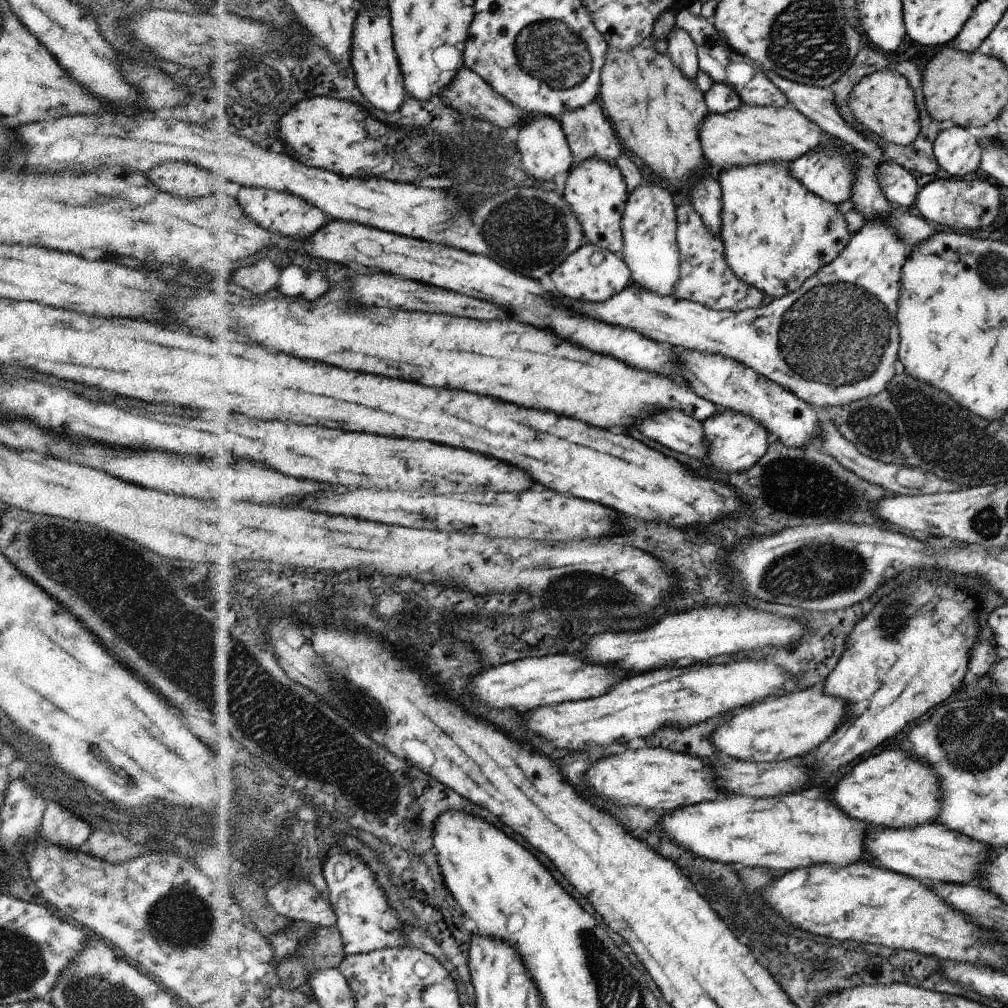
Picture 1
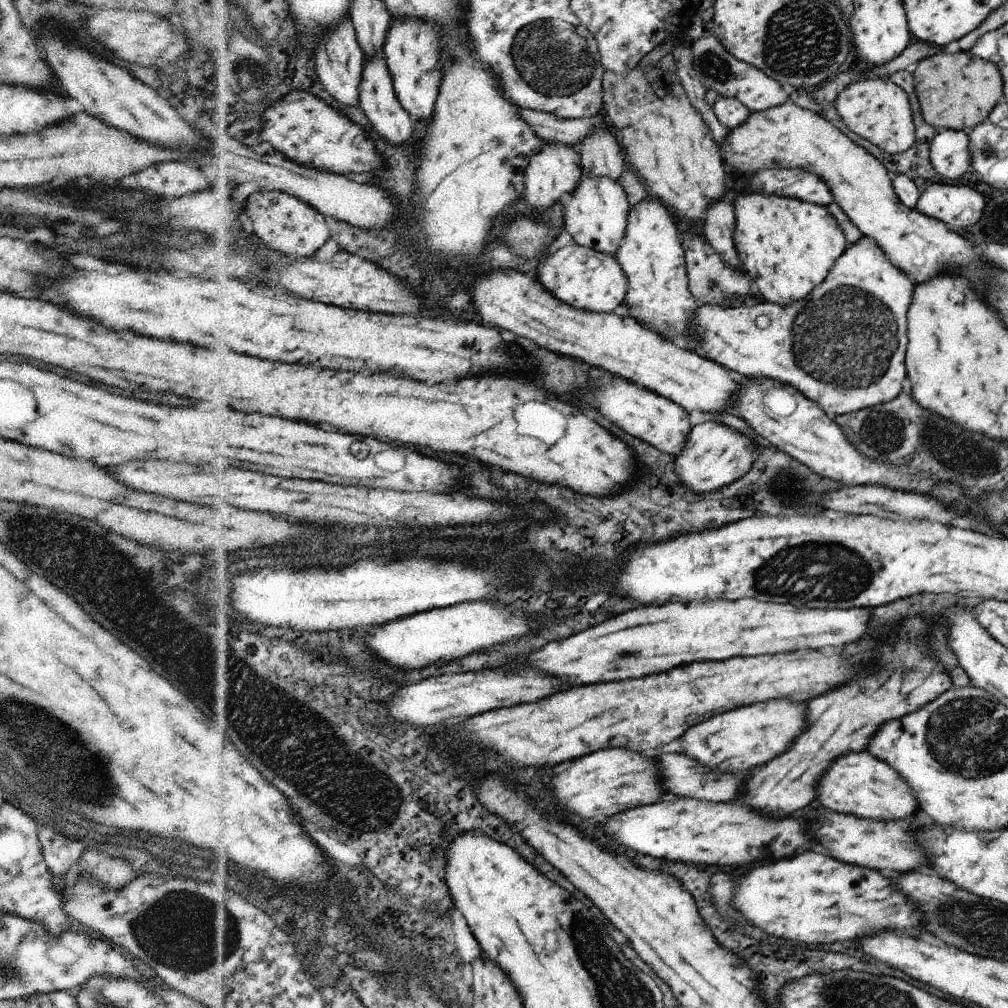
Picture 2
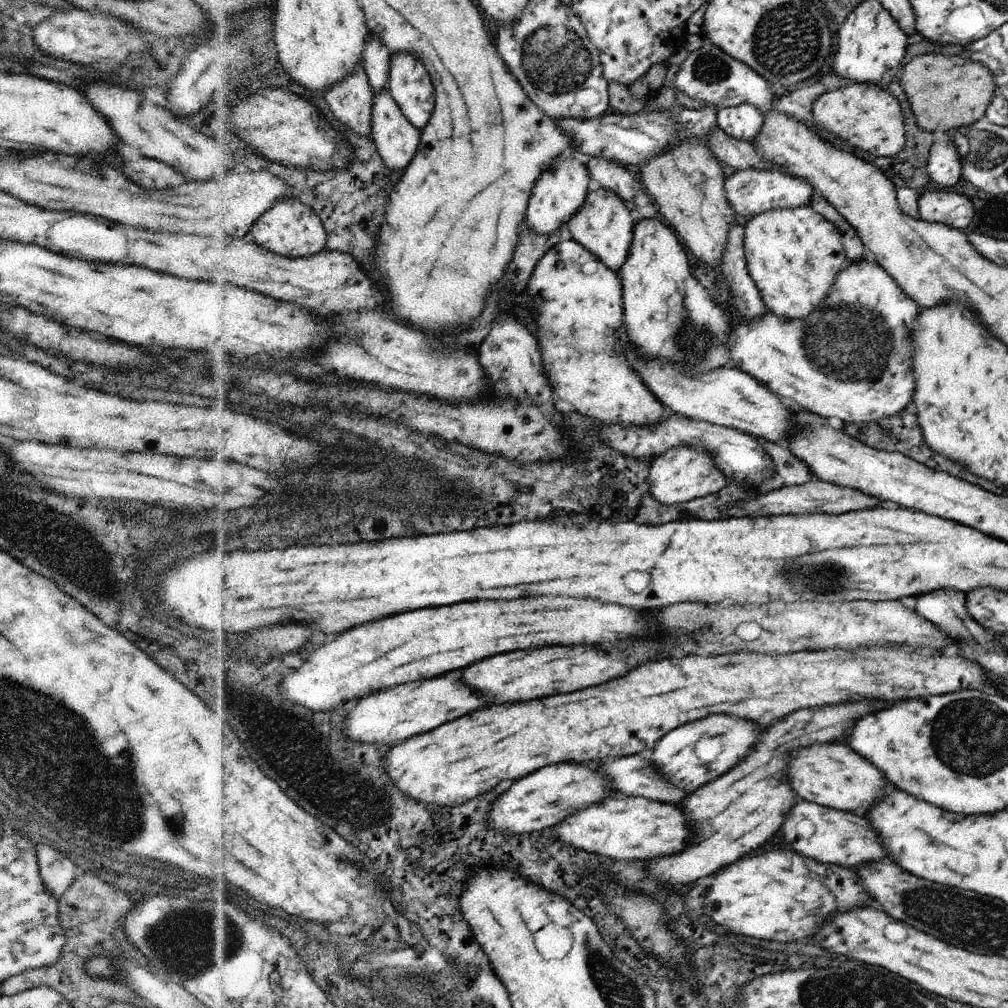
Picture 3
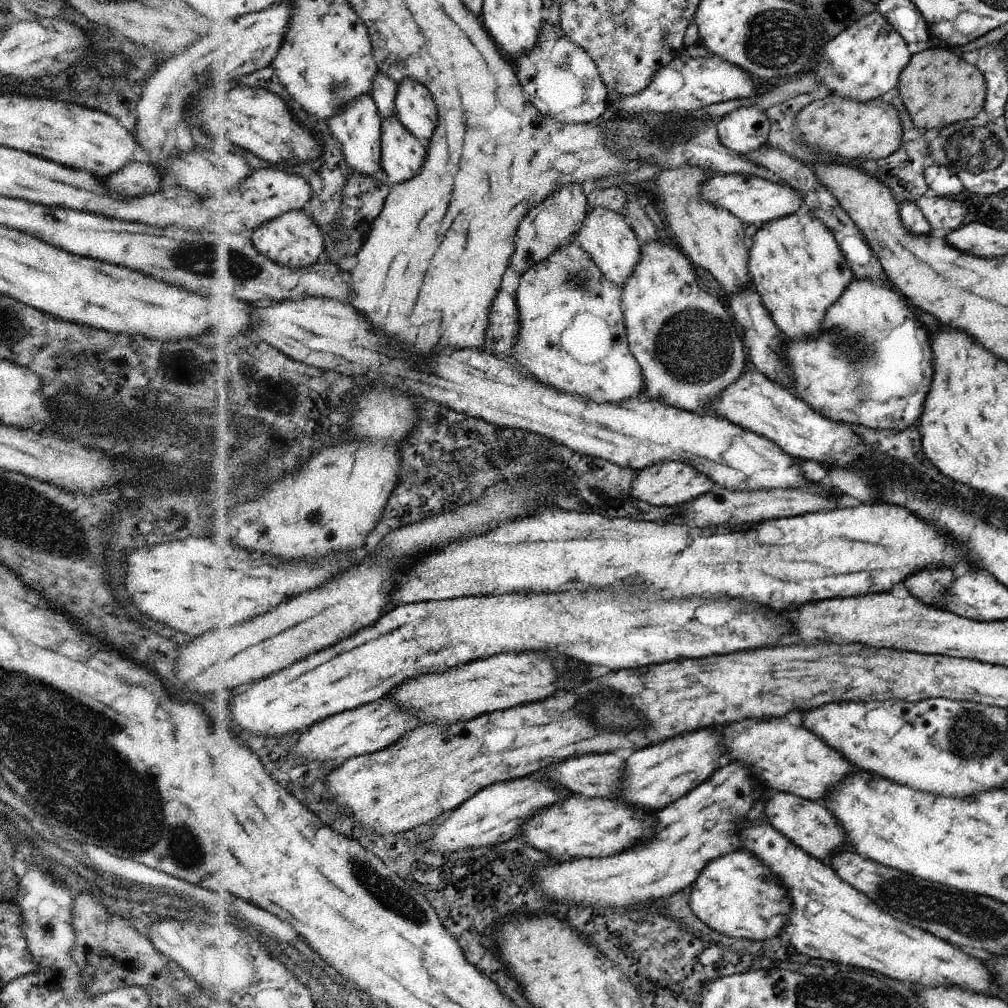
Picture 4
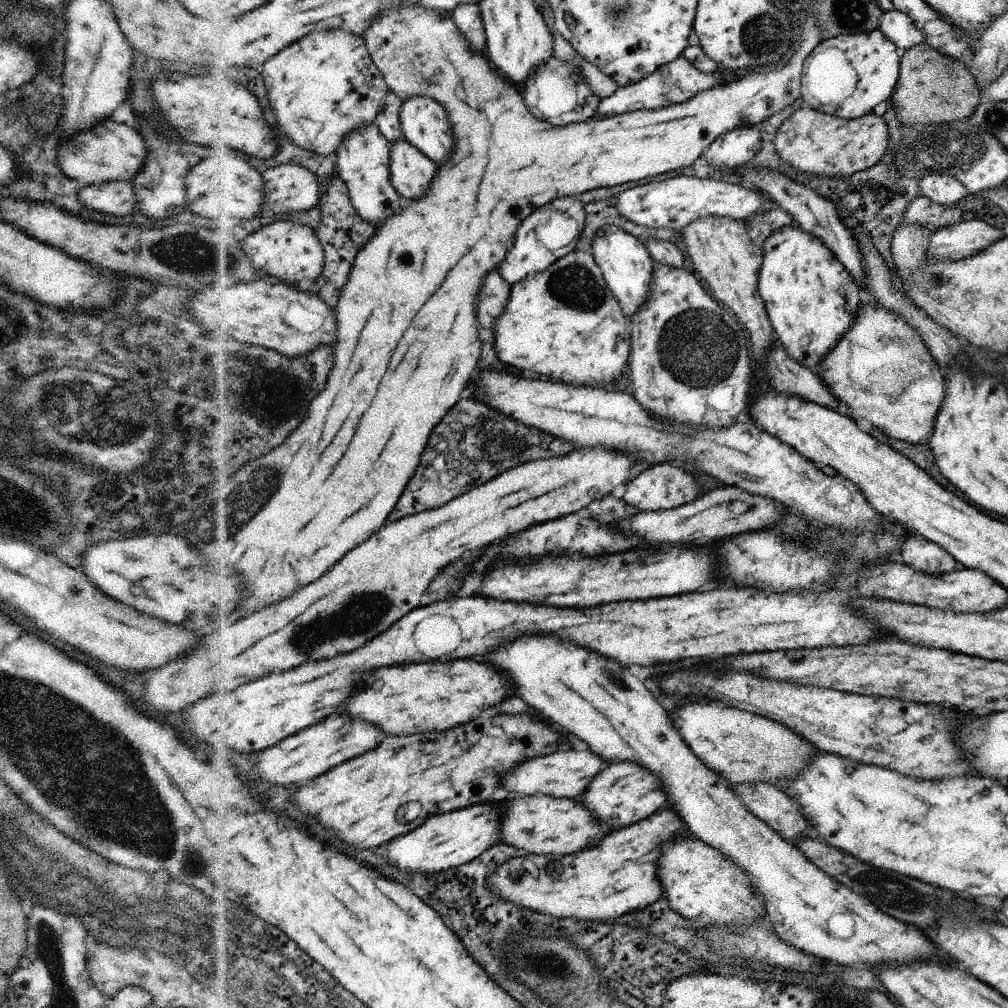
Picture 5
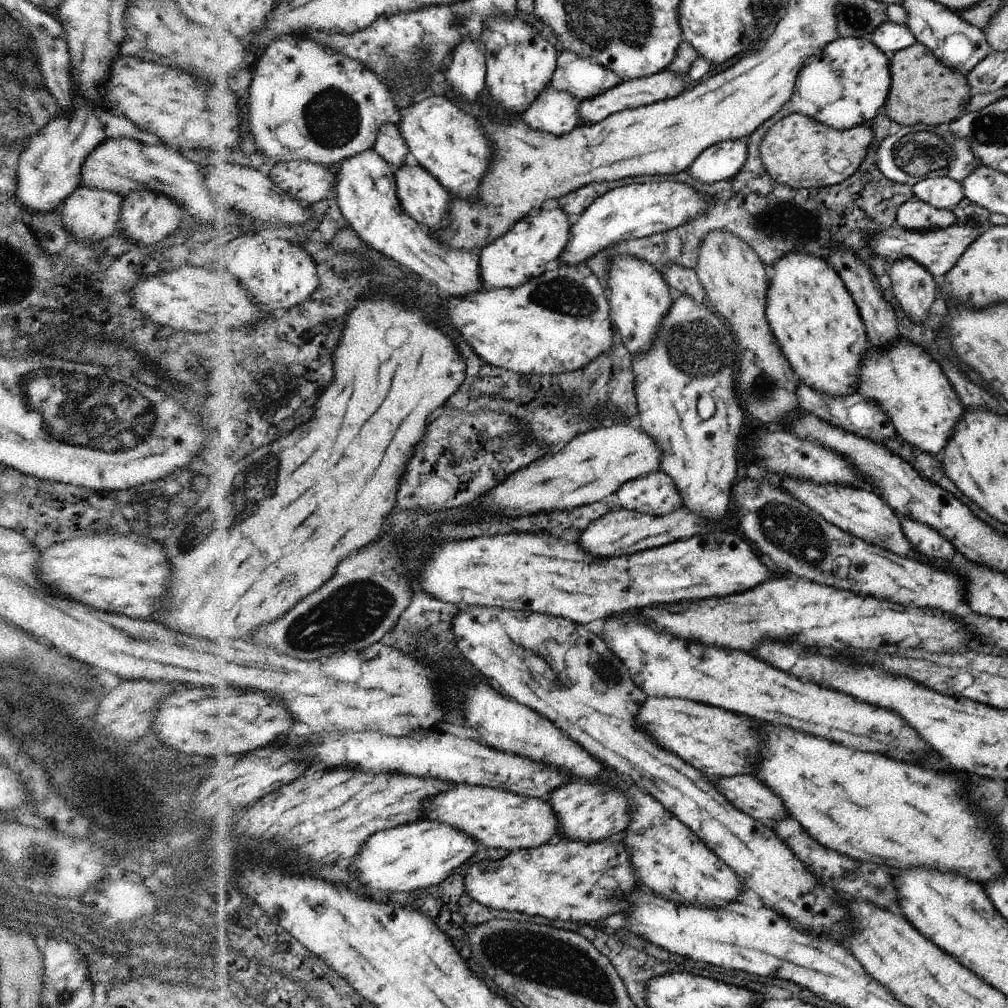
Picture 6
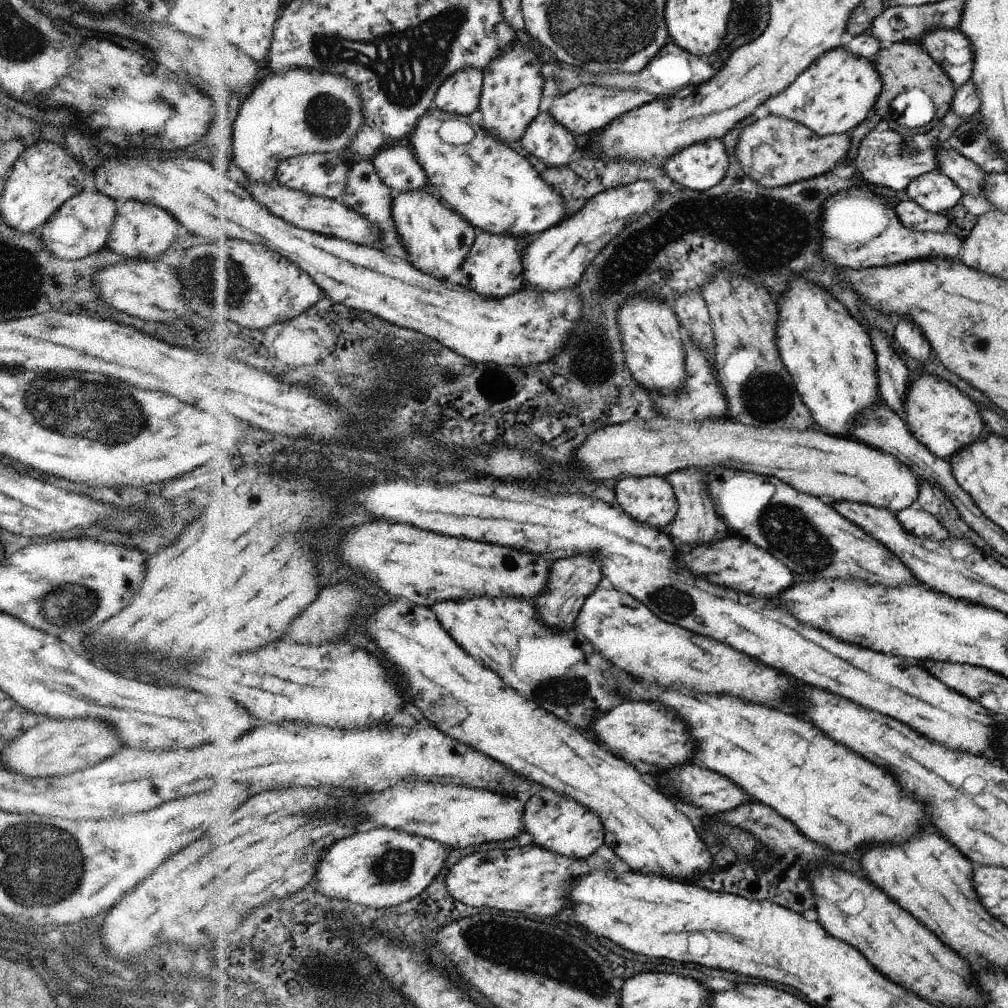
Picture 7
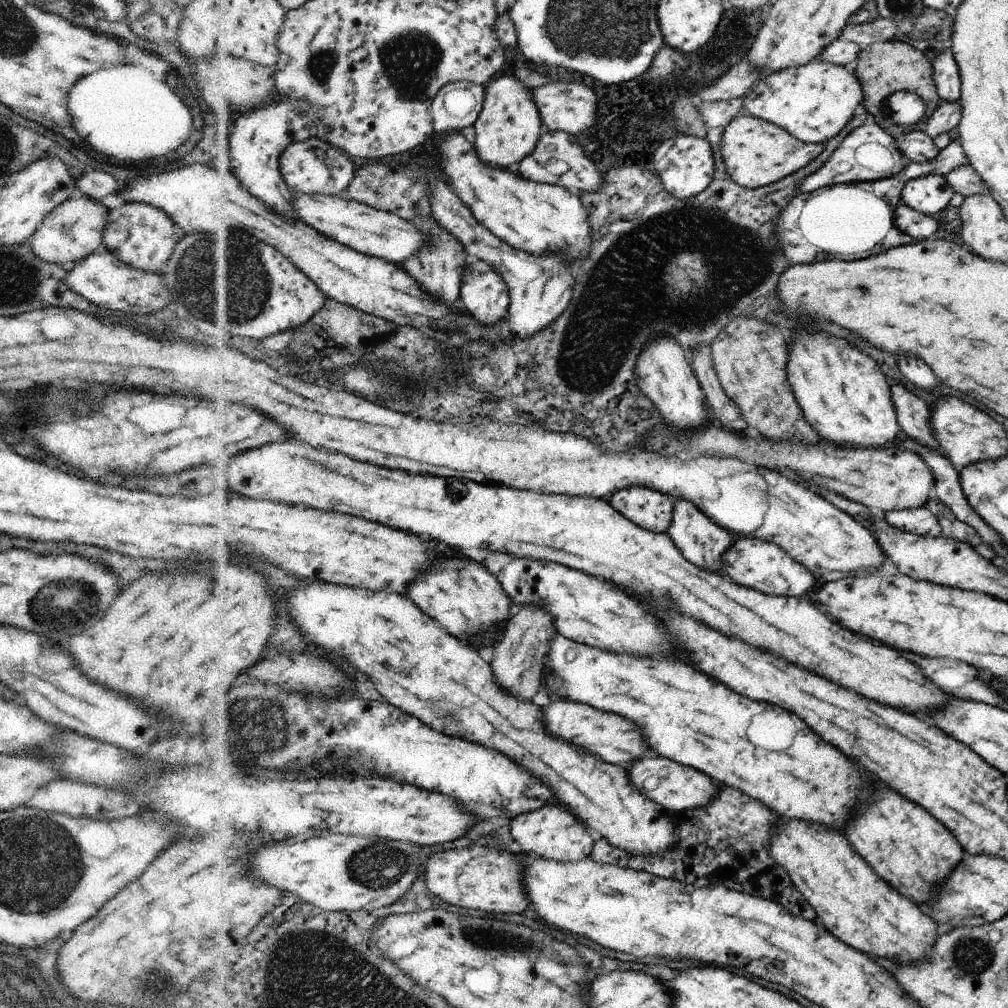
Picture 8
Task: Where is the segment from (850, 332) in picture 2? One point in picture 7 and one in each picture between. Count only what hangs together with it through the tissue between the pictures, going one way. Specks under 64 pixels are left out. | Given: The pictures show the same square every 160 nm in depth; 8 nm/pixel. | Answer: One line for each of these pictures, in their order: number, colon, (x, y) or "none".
3: (851, 358)
4: (871, 365)
5: (882, 371)
6: (909, 386)
7: (936, 413)

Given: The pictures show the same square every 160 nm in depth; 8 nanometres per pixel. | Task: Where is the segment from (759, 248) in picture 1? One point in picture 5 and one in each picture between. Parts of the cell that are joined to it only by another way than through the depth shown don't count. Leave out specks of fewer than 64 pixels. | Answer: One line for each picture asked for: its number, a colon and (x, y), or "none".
2: (787, 246)
3: (793, 255)
4: (799, 269)
5: (811, 298)

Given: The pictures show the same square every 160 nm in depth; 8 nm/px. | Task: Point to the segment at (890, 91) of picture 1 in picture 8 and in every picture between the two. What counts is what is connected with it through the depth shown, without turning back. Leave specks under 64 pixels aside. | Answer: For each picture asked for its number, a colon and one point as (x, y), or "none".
2: (878, 110)
3: (867, 116)
4: (846, 127)
5: (810, 140)
6: (798, 151)
7: (775, 151)
8: (757, 153)

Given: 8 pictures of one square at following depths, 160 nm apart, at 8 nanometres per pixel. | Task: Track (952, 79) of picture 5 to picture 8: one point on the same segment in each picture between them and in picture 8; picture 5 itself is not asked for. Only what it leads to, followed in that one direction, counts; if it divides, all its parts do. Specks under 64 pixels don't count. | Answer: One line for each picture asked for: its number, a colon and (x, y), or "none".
6: (924, 91)
7: (905, 65)
8: (885, 67)

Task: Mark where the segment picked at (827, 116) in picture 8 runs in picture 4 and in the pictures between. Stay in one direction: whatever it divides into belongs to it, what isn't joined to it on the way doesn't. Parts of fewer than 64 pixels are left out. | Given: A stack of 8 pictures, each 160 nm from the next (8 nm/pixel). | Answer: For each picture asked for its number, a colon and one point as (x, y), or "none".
4: (865, 60)
5: (847, 76)
6: (846, 85)
7: (839, 90)

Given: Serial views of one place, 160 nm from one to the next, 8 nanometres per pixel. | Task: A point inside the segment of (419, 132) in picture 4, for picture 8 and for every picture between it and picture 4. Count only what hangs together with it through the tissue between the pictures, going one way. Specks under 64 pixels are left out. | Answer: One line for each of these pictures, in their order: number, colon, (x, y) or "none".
5: (425, 120)
6: (449, 142)
7: (491, 185)
8: (537, 218)

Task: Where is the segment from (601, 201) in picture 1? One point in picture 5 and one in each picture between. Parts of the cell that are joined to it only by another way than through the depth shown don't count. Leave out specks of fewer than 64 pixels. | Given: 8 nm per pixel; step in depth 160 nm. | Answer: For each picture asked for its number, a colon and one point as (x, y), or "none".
2: (595, 214)
3: (603, 225)
4: (611, 243)
5: (627, 267)

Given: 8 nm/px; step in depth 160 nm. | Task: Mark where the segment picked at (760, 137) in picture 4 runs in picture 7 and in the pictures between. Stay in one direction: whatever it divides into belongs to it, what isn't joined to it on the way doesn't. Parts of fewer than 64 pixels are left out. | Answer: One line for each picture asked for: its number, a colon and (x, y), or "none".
5: (732, 150)
6: (722, 161)
7: (701, 166)

